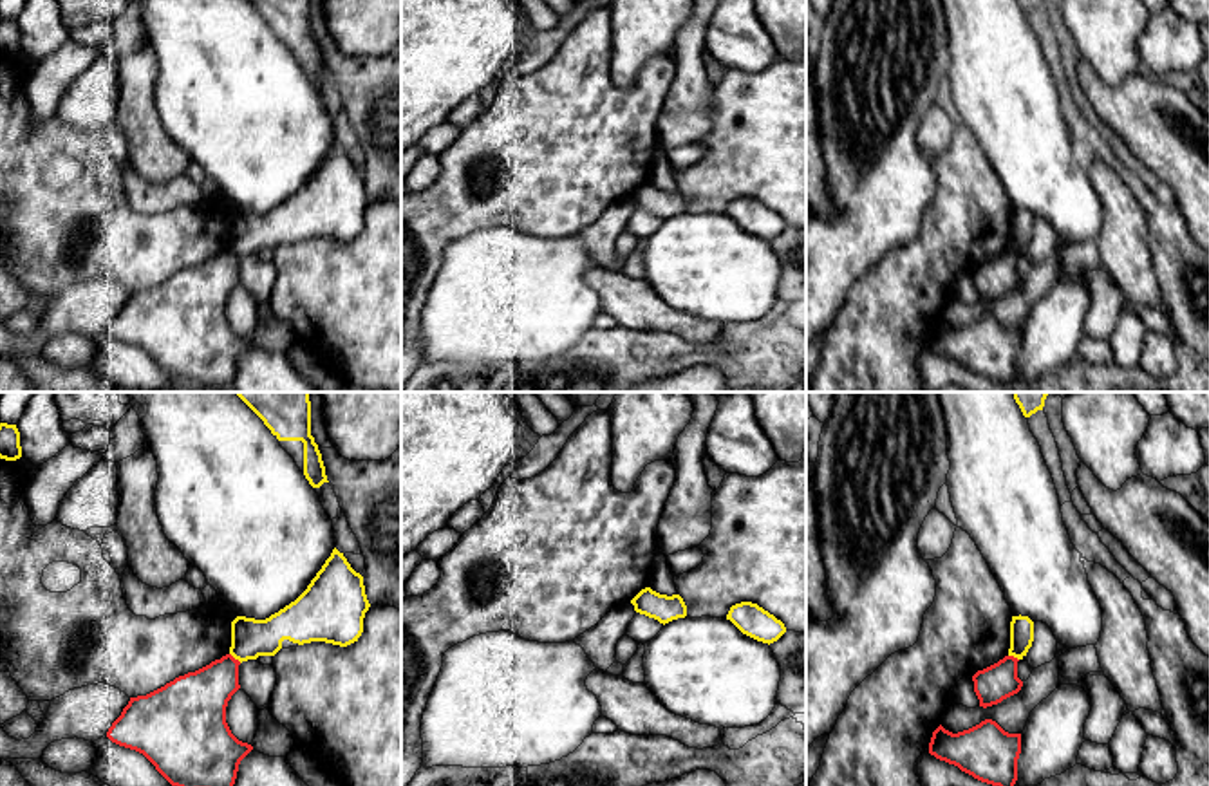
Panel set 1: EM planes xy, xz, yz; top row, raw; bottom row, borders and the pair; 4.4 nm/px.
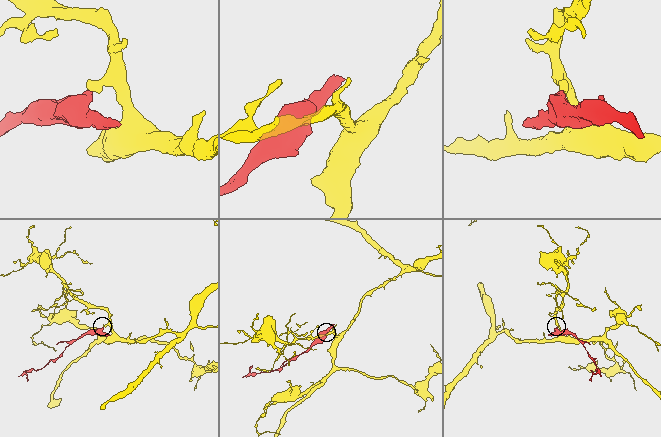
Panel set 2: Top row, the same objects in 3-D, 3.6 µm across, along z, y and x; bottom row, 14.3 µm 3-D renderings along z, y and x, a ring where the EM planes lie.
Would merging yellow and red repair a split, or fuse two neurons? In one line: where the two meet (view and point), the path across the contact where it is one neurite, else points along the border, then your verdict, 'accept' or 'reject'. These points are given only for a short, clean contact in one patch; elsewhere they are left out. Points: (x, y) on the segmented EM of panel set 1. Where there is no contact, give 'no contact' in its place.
xy (235, 658) | along xy (230, 653), (241, 662) | reject

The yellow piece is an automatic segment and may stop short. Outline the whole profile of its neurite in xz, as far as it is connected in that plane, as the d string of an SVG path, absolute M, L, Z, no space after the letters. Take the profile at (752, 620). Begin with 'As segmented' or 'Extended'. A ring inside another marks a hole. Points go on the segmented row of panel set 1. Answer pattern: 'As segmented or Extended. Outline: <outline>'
As segmented. Outline: M752 602L732 605L726 620L730 620L743 634L768 645L786 632L781 620Z

